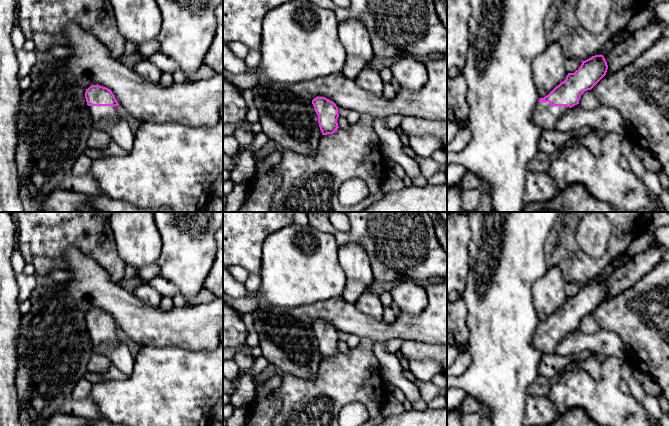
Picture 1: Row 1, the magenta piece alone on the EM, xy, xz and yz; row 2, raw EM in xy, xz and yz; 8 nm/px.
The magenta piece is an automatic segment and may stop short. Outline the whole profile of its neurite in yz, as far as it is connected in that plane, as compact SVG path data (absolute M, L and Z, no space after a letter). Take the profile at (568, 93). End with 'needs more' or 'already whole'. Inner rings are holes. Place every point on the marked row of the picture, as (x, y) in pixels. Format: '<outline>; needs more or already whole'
M595 55L582 61L574 73L568 73L563 82L539 99L532 116L534 123L543 130L555 129L564 113L579 104L581 95L591 90L606 75L607 69L603 55Z; needs more

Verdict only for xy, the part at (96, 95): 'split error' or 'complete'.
split error

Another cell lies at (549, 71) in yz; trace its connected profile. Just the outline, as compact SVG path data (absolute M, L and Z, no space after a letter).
M553 42L547 44L545 51L534 60L533 76L540 98L566 79L565 59L560 44Z

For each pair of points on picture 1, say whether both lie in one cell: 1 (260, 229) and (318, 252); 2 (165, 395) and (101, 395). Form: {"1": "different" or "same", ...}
{"1": "different", "2": "same"}

